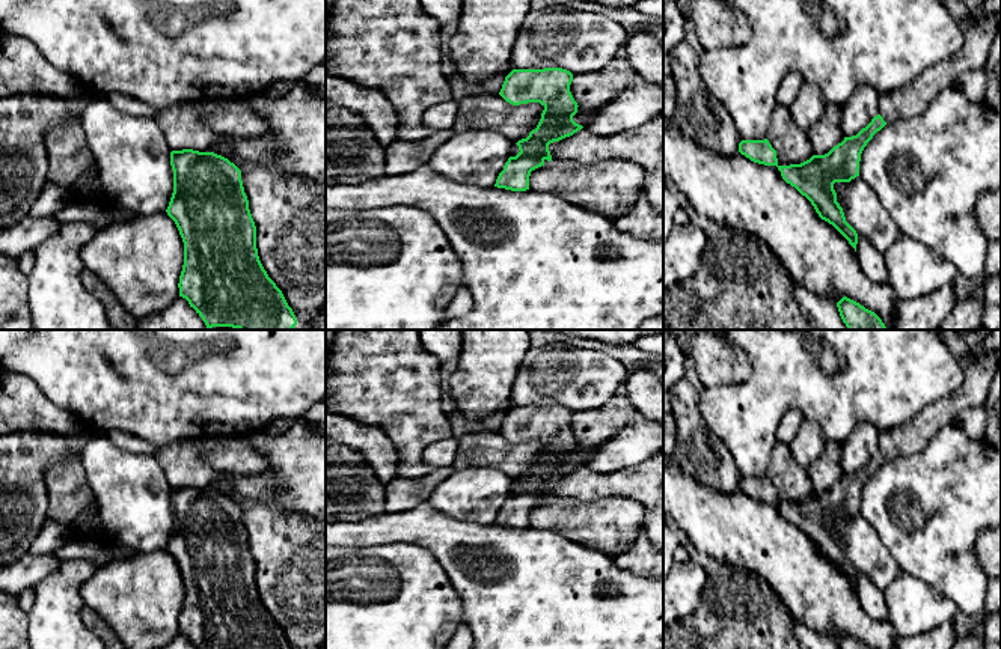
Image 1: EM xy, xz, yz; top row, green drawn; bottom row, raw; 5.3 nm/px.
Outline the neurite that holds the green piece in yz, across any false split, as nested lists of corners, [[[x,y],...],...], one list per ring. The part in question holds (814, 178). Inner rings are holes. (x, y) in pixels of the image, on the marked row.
[[[992,14],[965,26],[965,47],[959,56],[929,68],[898,90],[880,93],[879,114],[856,136],[844,137],[825,155],[813,155],[800,164],[779,166],[776,151],[767,139],[742,140],[739,152],[754,163],[776,166],[782,179],[805,196],[819,217],[832,224],[856,251],[858,233],[846,221],[834,184],[859,176],[864,148],[886,123],[920,114],[938,92],[956,86],[963,72],[983,69],[999,24],[1001,15]]]

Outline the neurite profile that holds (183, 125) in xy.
[[[194,102],[173,104],[154,117],[172,151],[213,152],[216,136]]]

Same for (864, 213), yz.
[[[856,176],[850,182],[835,182],[834,190],[846,221],[858,236],[865,238],[883,254],[902,230],[877,200],[873,188],[861,176]]]

